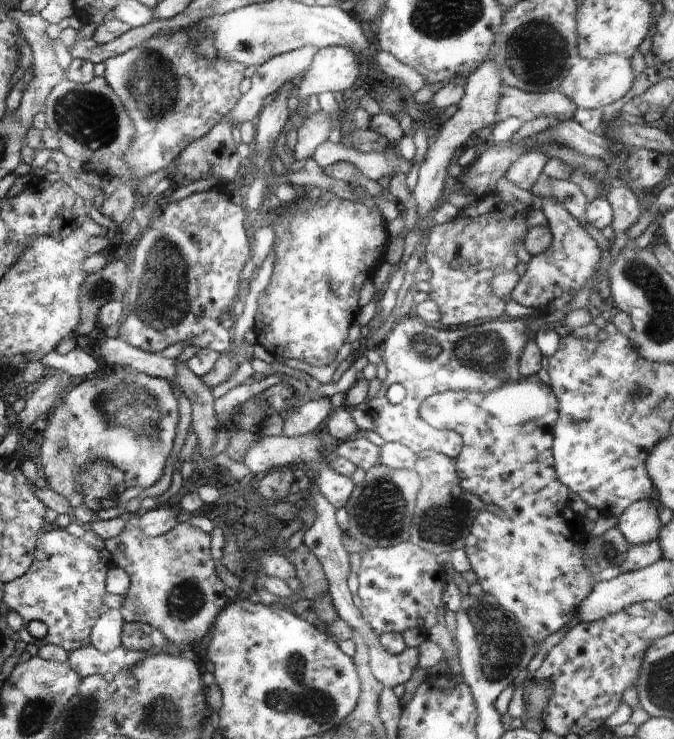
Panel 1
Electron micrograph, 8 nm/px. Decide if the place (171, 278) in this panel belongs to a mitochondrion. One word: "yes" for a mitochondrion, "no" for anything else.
yes

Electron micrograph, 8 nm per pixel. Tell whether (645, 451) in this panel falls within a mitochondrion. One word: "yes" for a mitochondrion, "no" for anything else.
no

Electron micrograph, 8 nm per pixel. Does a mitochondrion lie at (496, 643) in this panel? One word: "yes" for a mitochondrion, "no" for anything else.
yes

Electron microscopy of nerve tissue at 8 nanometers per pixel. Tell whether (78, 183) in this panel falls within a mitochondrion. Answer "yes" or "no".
no

